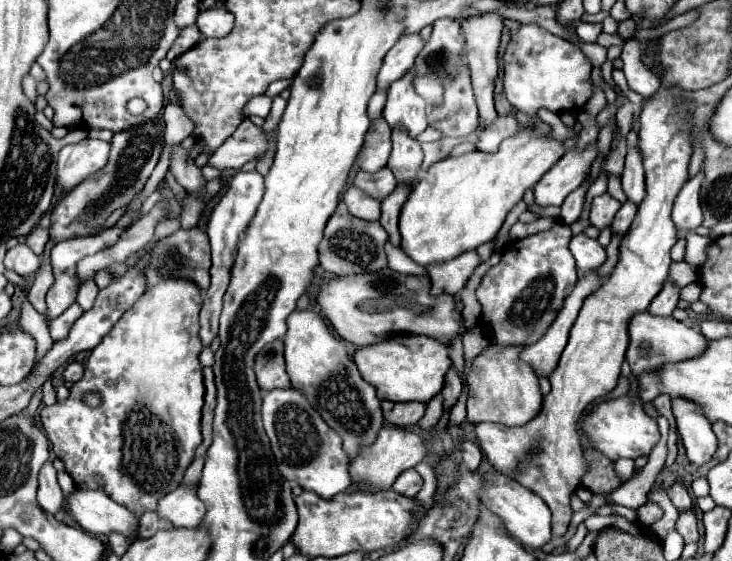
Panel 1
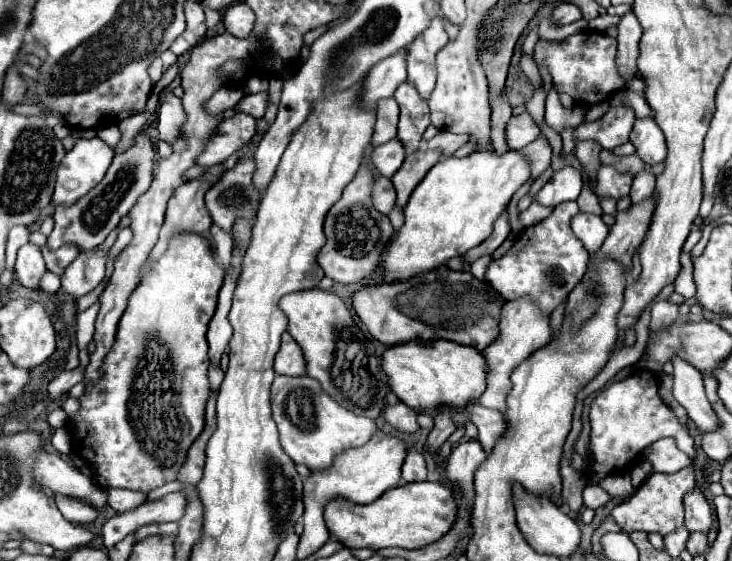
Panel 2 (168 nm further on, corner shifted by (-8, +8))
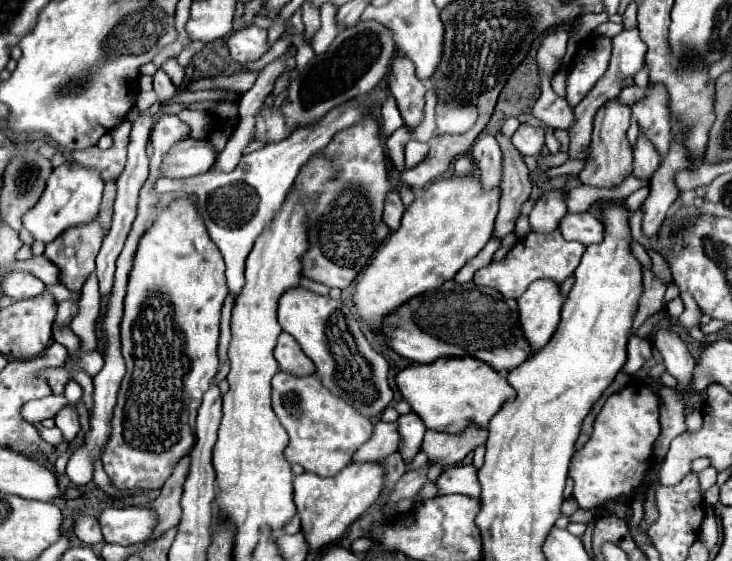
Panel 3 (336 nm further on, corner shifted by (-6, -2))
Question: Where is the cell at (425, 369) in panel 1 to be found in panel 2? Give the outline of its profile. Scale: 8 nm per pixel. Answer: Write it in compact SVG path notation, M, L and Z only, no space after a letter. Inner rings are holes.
M436 338L432 342L404 342L384 350L382 370L388 376L390 390L410 408L428 412L438 406L466 406L474 396L486 390L486 364L482 354L472 346L462 346L450 340Z

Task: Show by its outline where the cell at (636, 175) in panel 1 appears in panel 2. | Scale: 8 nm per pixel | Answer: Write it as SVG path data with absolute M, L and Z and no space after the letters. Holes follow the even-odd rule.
M644 118L644 120L636 120L634 130L630 134L630 142L636 148L636 156L654 166L658 162L664 162L666 158L666 140L662 130L658 128L658 124L654 122L654 118Z

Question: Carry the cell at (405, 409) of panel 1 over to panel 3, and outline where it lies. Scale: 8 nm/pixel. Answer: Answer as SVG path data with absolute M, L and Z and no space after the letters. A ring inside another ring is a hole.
M376 422L372 438L356 450L352 462L382 462L386 456L398 450L398 442L400 442L400 434L396 422L394 424Z

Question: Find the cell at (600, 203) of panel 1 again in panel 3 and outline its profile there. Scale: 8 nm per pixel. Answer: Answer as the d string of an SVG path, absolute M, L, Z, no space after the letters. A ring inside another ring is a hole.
M618 98L608 100L594 118L594 132L590 144L590 156L586 158L584 170L578 174L578 180L596 188L612 188L618 186L628 174L632 174L632 146L626 138L626 130L630 126L630 106L622 104Z

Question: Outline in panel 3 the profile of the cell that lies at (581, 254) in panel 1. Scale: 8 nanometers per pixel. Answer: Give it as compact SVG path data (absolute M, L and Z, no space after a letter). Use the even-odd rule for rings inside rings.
M580 212L580 214L566 214L558 222L558 230L566 240L576 240L584 246L596 244L604 236L604 224L590 212Z

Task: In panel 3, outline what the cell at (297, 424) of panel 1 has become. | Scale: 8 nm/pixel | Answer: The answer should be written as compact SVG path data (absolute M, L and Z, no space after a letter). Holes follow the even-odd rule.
M278 370L272 378L272 406L290 436L284 450L286 460L290 464L304 466L306 472L314 472L318 476L338 474L350 464L352 454L372 436L372 420L322 386L318 374L300 378Z

